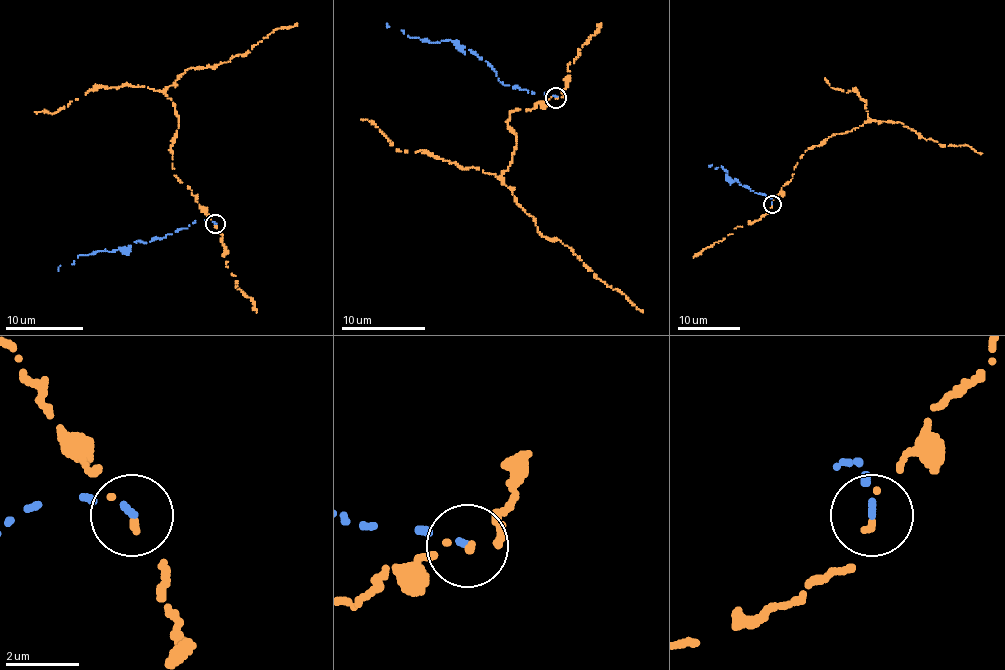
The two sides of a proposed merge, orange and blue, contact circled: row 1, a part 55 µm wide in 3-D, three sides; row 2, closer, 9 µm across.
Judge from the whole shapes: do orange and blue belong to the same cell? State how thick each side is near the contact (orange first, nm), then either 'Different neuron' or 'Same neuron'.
Thickness 160 nm (orange) against 140 nm. Different neuron

